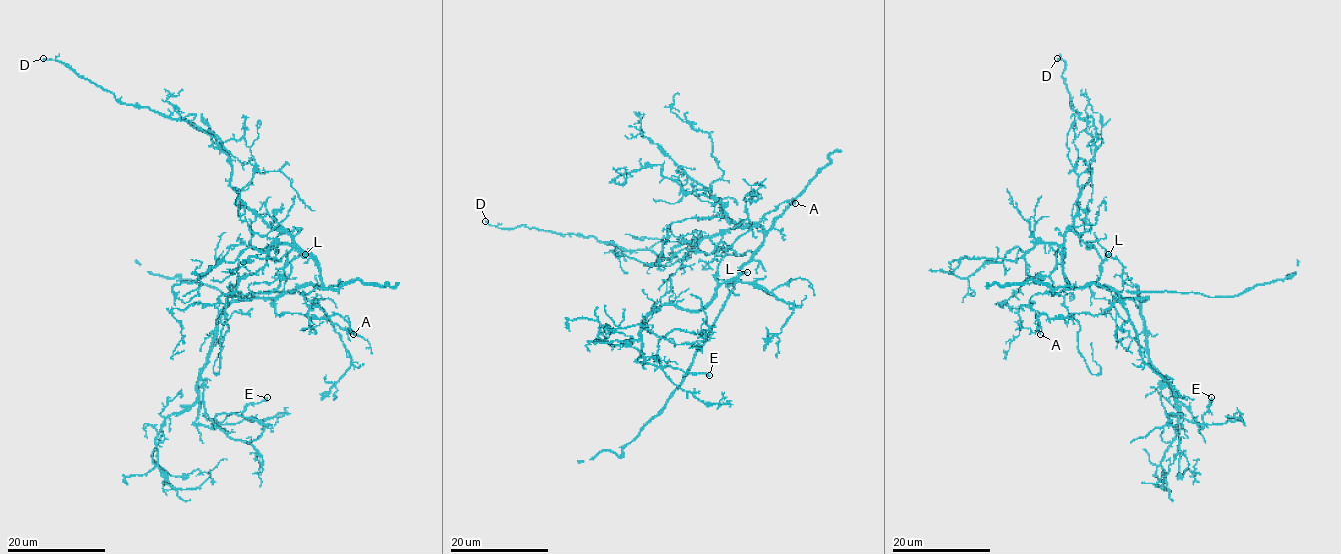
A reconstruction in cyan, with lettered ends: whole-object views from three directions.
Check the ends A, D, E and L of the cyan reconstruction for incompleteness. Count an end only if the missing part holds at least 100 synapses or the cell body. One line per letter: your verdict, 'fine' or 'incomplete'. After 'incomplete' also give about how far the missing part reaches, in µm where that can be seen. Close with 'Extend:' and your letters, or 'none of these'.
A: fine
D: fine
E: fine
L: fine
Extend: none of these

